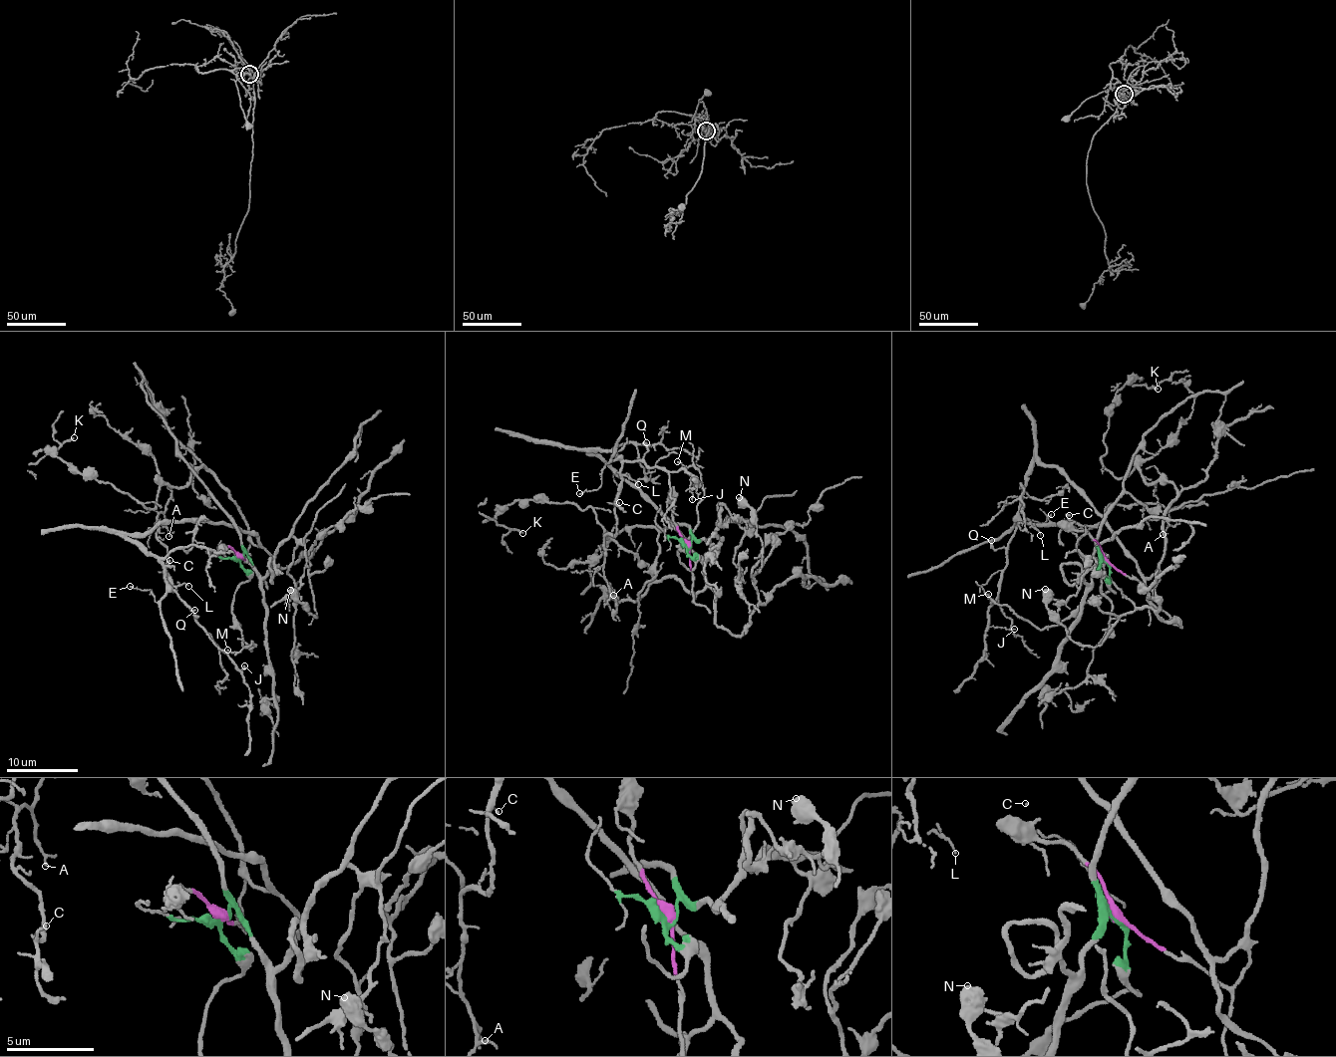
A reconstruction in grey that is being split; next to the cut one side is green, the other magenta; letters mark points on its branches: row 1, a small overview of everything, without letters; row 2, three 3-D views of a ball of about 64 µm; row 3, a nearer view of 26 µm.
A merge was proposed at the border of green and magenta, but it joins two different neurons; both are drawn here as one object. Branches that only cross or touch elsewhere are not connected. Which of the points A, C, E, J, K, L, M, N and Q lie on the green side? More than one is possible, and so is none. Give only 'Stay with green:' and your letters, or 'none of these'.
Stay with green: M

